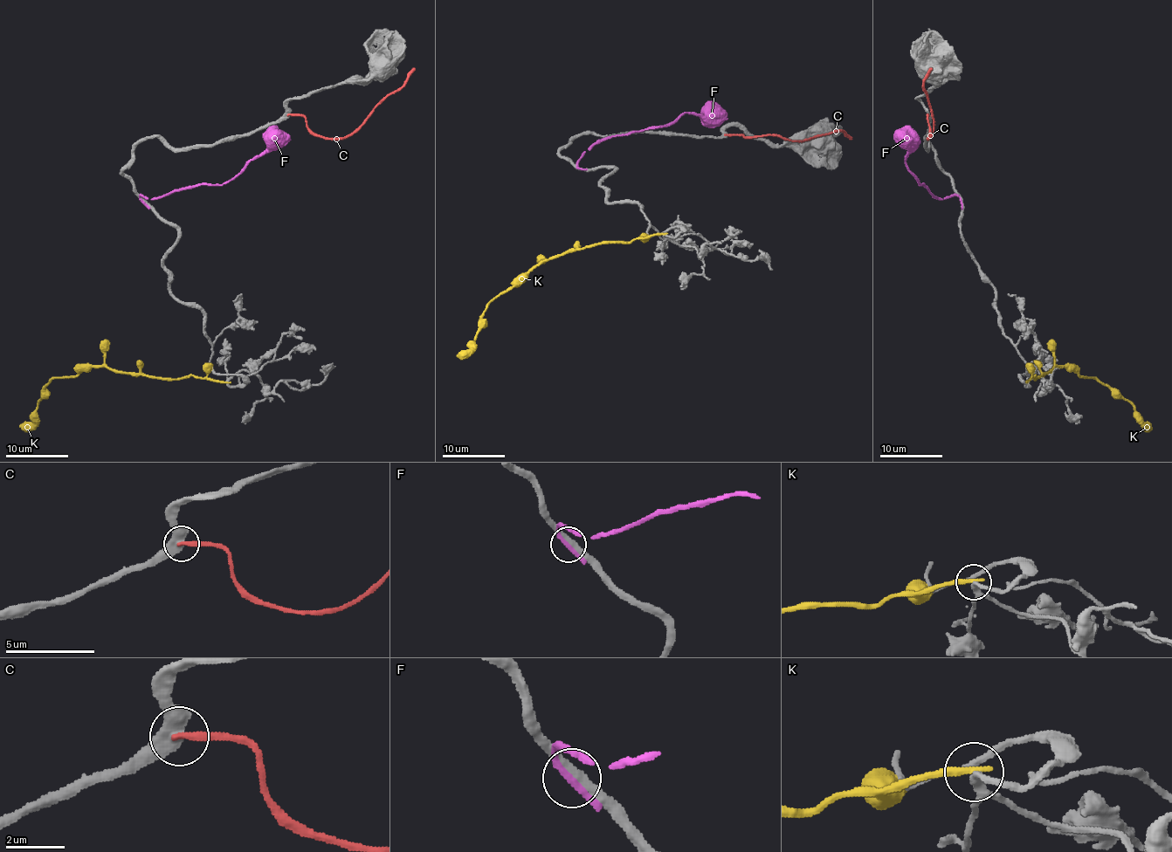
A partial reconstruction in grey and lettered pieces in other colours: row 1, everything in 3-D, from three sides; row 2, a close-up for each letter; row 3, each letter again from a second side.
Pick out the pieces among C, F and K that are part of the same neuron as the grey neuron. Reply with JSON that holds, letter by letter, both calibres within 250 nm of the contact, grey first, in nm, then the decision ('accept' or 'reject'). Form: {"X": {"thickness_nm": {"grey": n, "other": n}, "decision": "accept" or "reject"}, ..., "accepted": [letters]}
{"C": {"thickness_nm": {"grey": 400, "other": 240}, "decision": "reject"}, "F": {"thickness_nm": {"grey": 300, "other": 200}, "decision": "reject"}, "K": {"thickness_nm": {"grey": 200, "other": 280}, "decision": "reject"}, "accepted": []}

